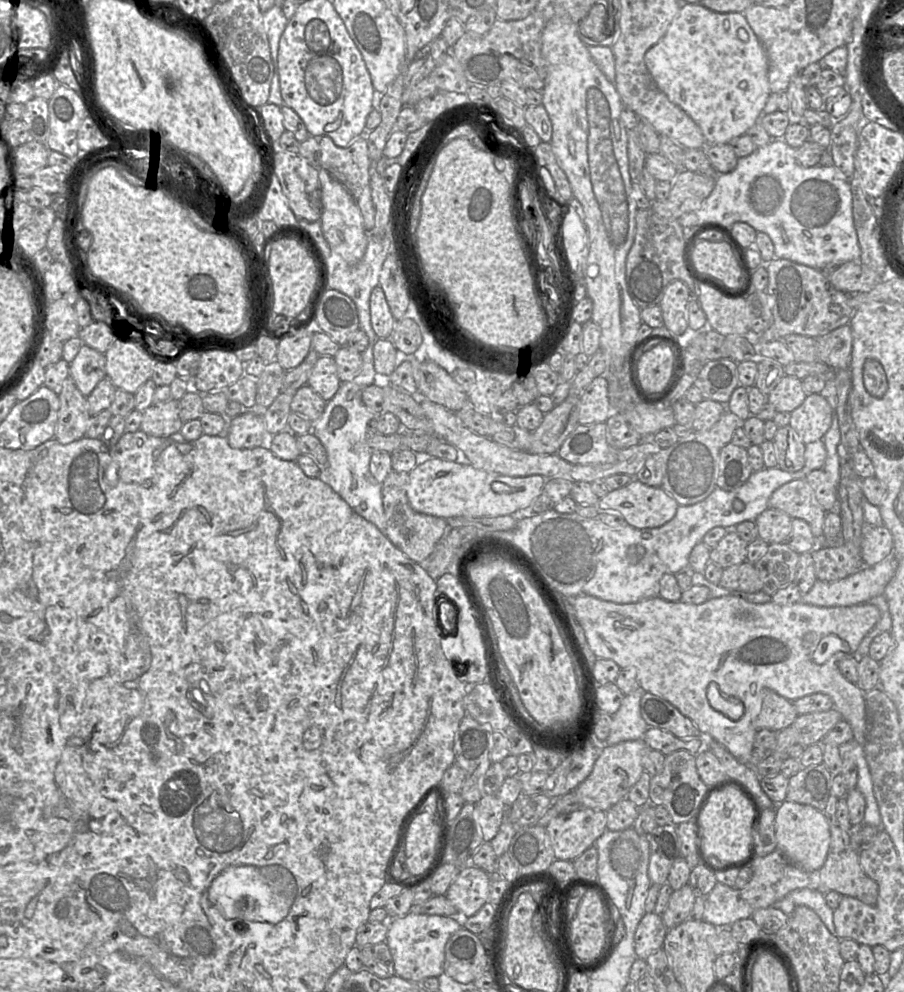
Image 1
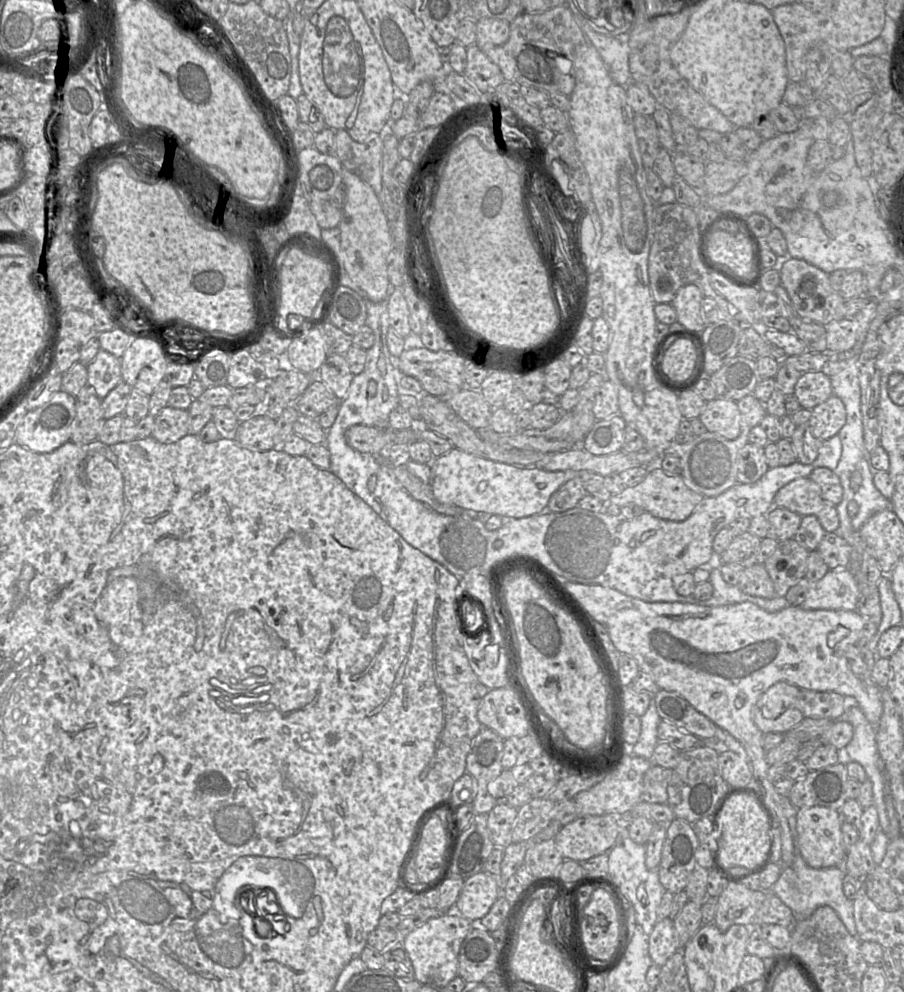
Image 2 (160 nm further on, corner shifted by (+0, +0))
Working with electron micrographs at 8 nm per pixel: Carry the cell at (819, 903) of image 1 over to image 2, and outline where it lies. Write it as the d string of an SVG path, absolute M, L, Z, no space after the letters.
M796 847L796 857L791 865L784 866L778 880L771 888L771 892L777 895L790 909L793 911L798 918L806 918L810 916L813 911L820 906L829 906L832 908L849 933L853 936L857 936L856 925L853 917L853 901L847 898L843 892L843 883L847 876L847 873L843 866L833 866L829 868L813 868L809 866L804 859L797 853Z

